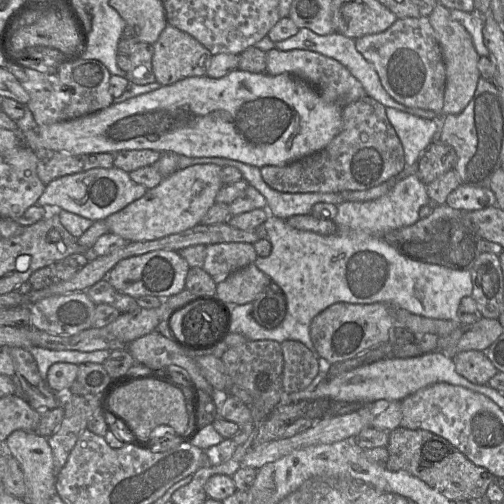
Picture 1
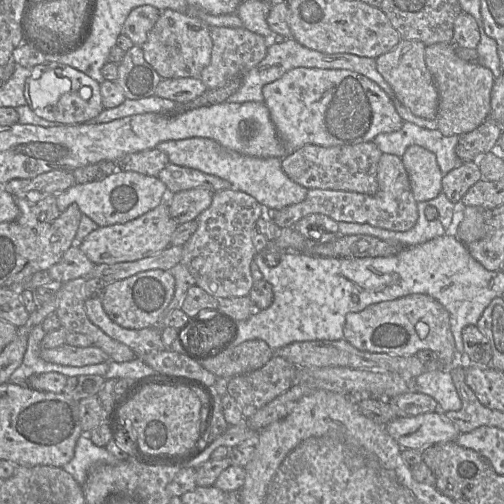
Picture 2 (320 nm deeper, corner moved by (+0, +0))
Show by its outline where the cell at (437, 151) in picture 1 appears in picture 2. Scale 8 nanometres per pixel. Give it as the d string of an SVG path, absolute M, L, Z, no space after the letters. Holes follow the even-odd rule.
M488 118L474 130L459 135L456 155L462 162L477 161L497 144L502 130L502 124Z

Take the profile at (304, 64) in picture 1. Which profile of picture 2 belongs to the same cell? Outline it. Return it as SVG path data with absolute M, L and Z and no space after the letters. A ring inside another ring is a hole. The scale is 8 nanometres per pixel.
M294 68L278 80L266 84L262 93L264 104L287 153L309 144L332 147L373 141L380 133L398 131L404 123L389 96L374 81L346 69Z

